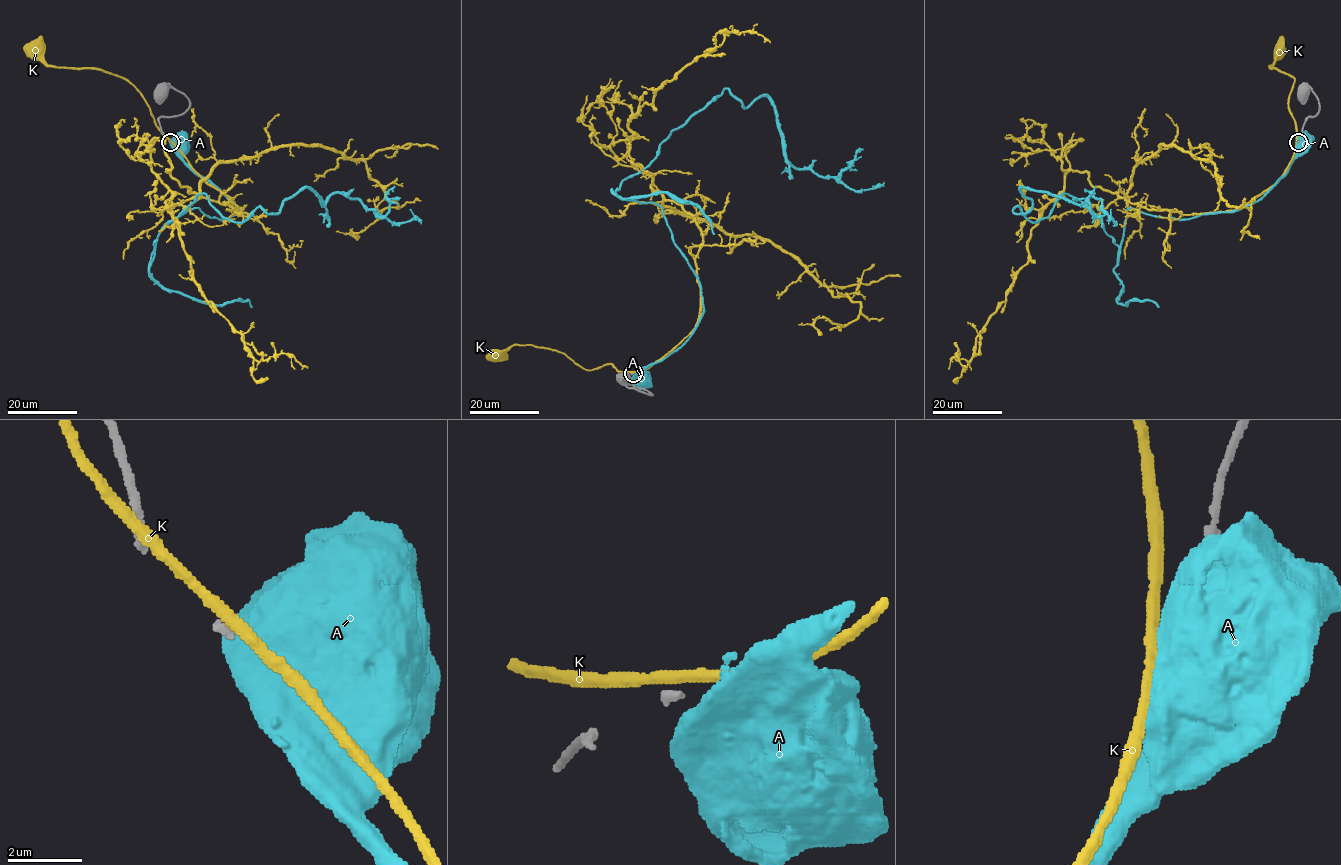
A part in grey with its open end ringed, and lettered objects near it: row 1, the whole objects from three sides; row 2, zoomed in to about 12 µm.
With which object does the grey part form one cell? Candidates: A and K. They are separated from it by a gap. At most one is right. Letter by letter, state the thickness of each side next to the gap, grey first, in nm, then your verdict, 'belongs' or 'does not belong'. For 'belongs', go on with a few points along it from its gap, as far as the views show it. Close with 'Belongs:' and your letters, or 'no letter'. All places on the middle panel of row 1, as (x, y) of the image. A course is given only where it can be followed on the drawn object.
A: calibres 170 and 850 nm; does not belong
K: calibres 170 and 320 nm; does not belong
Belongs: no letter

